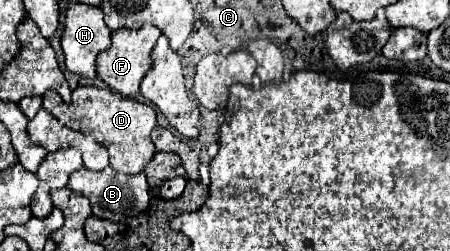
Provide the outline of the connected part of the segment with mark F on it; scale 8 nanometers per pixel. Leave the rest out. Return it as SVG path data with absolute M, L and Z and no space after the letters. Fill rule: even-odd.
M144 24L142 28L138 30L130 30L130 28L122 28L122 30L116 30L112 32L112 46L104 52L100 52L98 56L98 64L96 64L96 70L98 70L98 78L102 82L106 82L110 88L116 88L120 94L124 96L136 96L138 90L140 90L140 82L144 78L144 74L150 70L150 52L156 44L156 40L160 38L160 30L156 26L150 26L150 24Z

